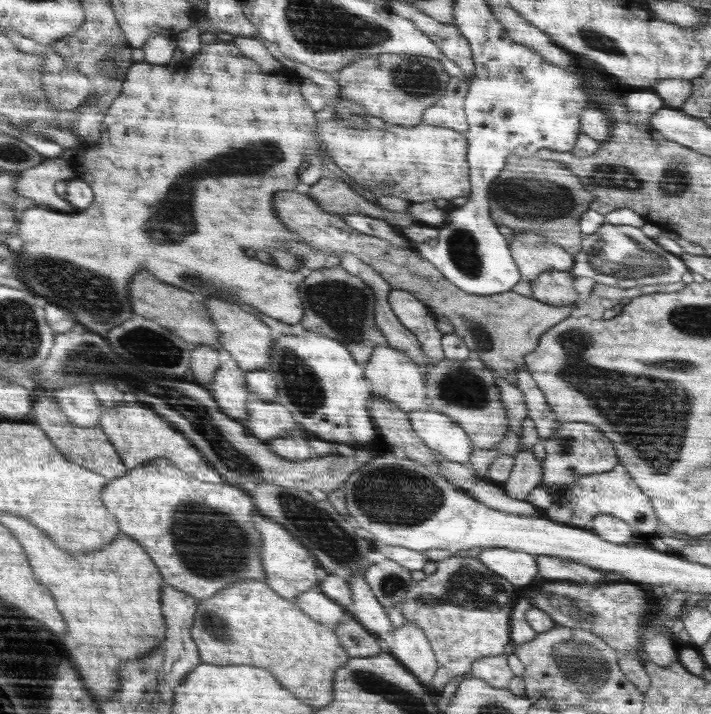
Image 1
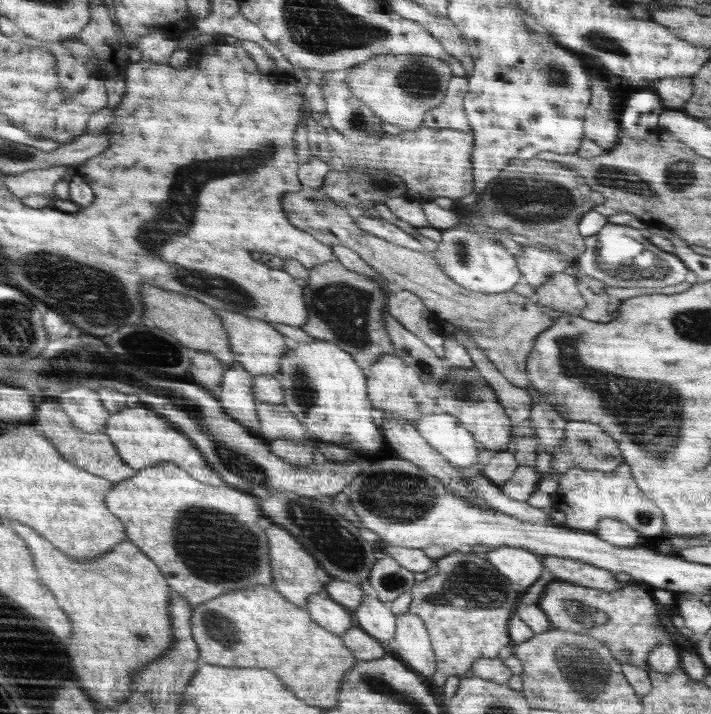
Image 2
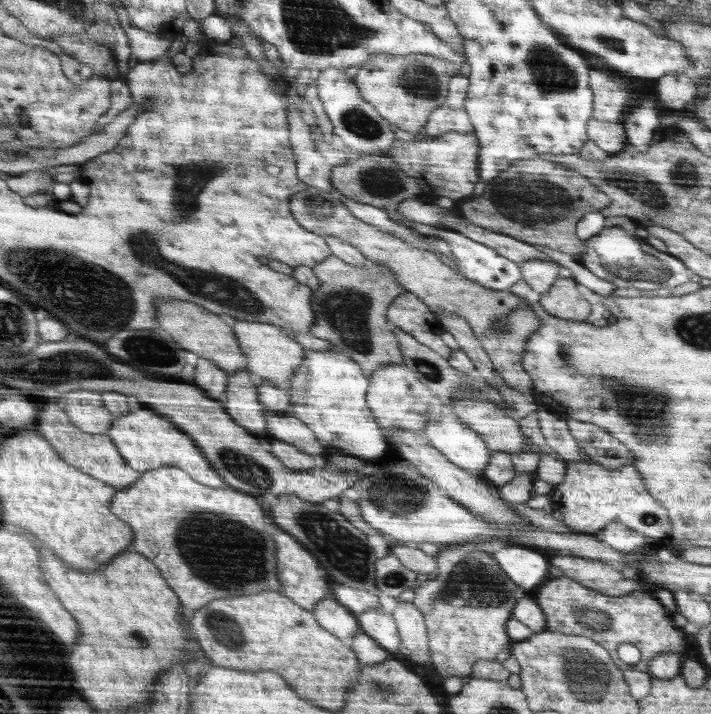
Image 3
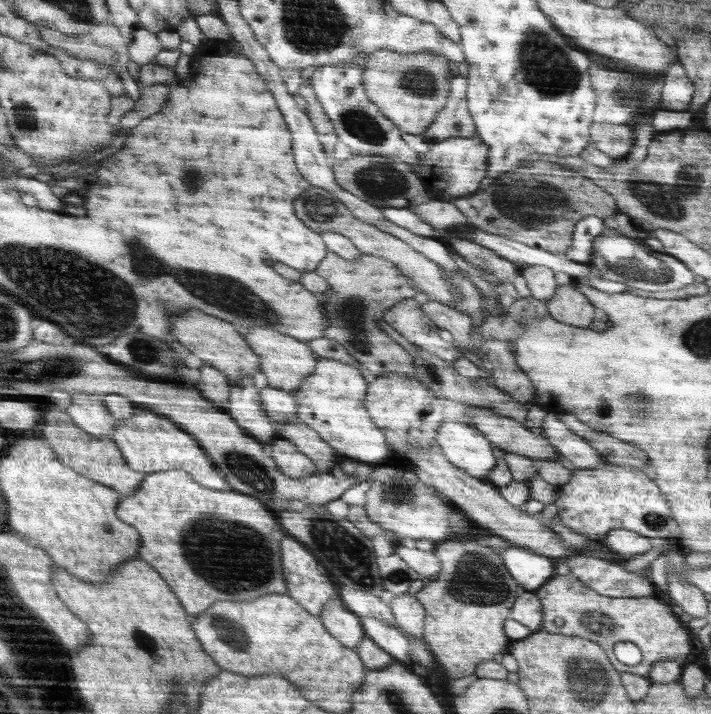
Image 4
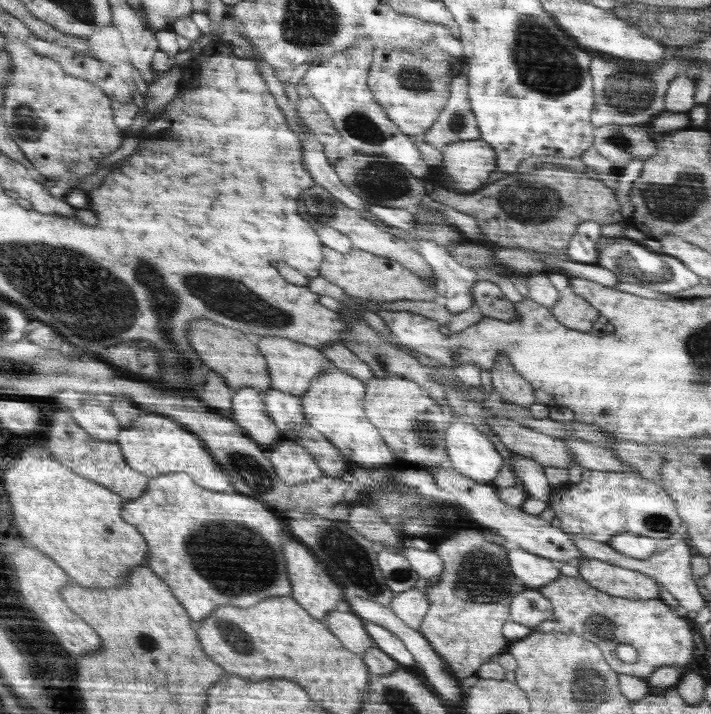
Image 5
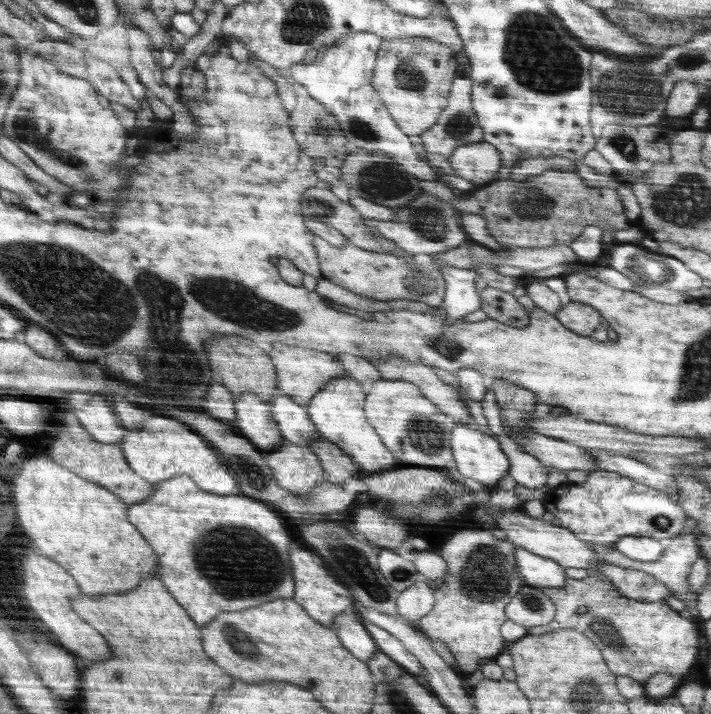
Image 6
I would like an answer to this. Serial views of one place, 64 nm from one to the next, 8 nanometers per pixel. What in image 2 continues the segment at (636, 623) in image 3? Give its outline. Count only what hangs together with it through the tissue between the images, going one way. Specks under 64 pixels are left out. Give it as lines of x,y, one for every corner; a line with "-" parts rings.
554,580
544,587
542,594
539,596
538,605
550,618
552,629
584,633
586,636
596,638
596,640
602,642
611,650
612,656
615,656
615,659
620,664
632,664
632,666
647,668
651,650
656,648
662,640
666,640
669,645
678,644
676,636
674,634
670,636
662,628
660,618
658,618
658,606
654,604
652,596
646,594
642,590
642,585
637,583
629,583
628,586
619,588
614,592
606,592
564,580

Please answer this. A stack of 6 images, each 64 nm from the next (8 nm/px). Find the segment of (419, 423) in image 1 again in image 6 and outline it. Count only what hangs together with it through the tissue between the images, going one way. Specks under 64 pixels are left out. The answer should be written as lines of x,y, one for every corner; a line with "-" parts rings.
456,422
451,440
451,451
454,453
456,468
472,484
495,489
497,482
509,474
510,461
498,441
473,425

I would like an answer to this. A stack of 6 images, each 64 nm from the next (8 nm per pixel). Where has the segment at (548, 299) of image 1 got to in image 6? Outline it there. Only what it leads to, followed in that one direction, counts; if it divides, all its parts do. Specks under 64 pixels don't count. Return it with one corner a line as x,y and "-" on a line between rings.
566,301
566,305
557,310
555,315
565,327
572,329
572,332
587,337
598,328
603,319
603,315
595,308
570,301

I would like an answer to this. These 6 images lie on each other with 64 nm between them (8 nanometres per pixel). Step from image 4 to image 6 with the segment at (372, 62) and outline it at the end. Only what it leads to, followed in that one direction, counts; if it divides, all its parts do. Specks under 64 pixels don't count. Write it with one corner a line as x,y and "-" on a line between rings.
392,38
383,40
378,49
371,85
402,132
418,136
436,124
448,104
452,81
458,74
461,64
456,62
449,46
431,38

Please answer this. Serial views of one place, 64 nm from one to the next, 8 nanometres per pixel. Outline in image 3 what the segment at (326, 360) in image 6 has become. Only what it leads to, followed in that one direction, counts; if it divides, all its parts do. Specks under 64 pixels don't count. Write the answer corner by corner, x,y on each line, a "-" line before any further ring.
232,318
229,319
229,322
234,328
236,340
239,341
239,348
242,348
243,354
247,356
247,370
250,370
252,374
258,374
266,381
273,382
276,386
288,388
289,380
301,365
307,349
276,325

